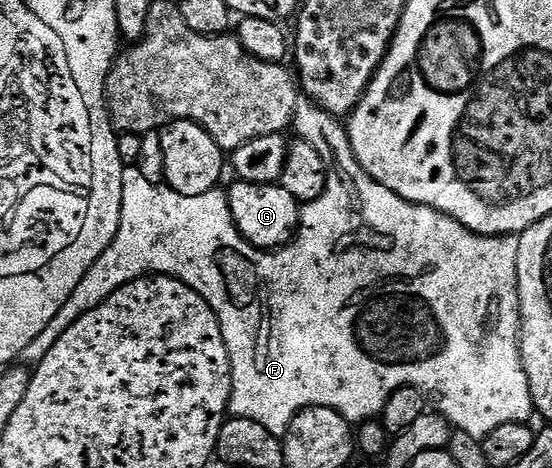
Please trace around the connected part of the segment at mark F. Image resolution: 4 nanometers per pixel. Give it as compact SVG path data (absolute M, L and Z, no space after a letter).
M307 97L297 98L291 130L297 136L316 144L318 150L324 152L324 160L328 166L328 180L322 197L318 197L313 203L306 203L300 209L300 227L296 230L296 237L286 247L279 249L257 249L247 243L240 235L236 222L228 208L228 192L224 189L207 191L198 197L186 197L182 193L173 191L167 185L151 183L142 177L142 173L136 166L125 166L122 173L122 217L118 225L118 233L112 244L105 249L90 265L86 277L78 281L74 293L66 297L66 305L58 309L54 321L42 329L26 345L22 356L23 362L37 365L43 362L46 353L54 349L58 337L74 325L86 313L90 313L100 303L104 303L120 287L127 283L133 283L136 279L145 278L153 273L158 275L170 275L173 279L181 279L188 287L193 287L196 292L210 305L210 309L218 317L222 337L226 341L226 349L232 366L232 396L228 402L228 410L237 419L253 419L258 421L271 435L283 437L288 434L288 426L292 418L299 411L307 407L325 407L337 411L349 424L359 425L365 421L372 421L383 412L388 398L401 389L415 389L425 396L433 395L436 398L435 410L448 420L455 430L470 433L470 437L483 440L498 425L510 425L511 423L528 423L534 415L532 398L530 397L530 385L524 372L524 366L520 360L520 298L518 297L518 245L519 238L514 235L476 235L470 229L466 229L458 221L454 221L448 215L435 211L429 207L423 207L417 203L411 203L398 197L386 185L378 185L362 165L354 157L354 149L350 145L348 128L337 116L329 111L321 109L317 103Z

